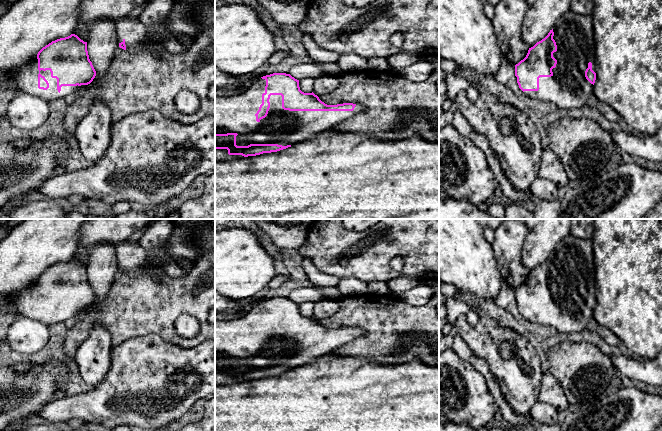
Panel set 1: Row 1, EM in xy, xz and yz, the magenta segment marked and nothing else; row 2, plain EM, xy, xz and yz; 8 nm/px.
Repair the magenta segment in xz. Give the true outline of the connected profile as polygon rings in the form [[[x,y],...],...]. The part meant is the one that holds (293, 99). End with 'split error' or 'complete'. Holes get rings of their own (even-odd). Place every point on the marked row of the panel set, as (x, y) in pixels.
[[[286,73],[263,76],[243,92],[231,97],[215,96],[215,162],[233,161],[248,156],[277,152],[314,137],[348,120],[364,109],[362,105],[327,105],[317,95],[300,90],[299,80]]]; split error

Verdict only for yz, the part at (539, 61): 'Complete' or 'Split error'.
Split error

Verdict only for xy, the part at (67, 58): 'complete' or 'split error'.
split error

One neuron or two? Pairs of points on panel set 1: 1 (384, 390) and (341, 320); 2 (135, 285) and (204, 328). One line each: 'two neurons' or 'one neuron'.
1: two neurons
2: one neuron

